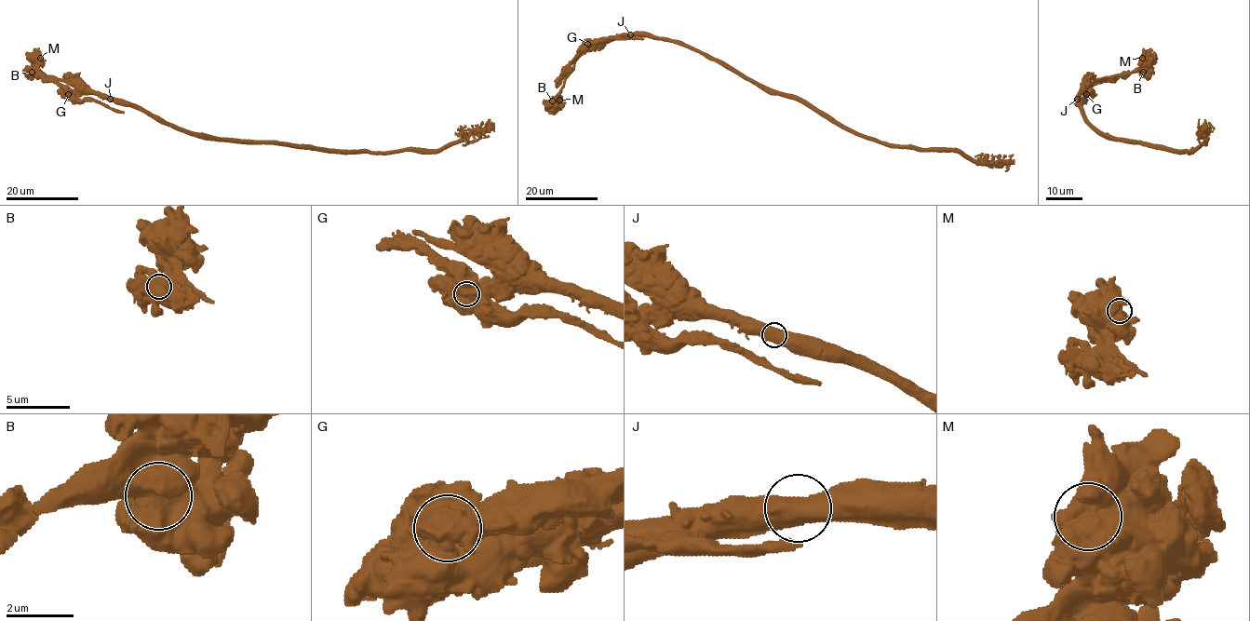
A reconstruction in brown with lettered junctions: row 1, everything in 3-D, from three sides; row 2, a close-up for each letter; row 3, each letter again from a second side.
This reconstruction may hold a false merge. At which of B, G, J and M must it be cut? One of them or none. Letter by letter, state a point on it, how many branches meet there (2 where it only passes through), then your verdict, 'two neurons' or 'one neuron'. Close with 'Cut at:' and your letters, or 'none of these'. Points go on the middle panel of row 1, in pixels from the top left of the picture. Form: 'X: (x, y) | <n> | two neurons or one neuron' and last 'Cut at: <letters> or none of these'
B: (552, 101) | 1 | one neuron
G: (587, 44) | 1 | two neurons
J: (630, 34) | 2 | one neuron
M: (559, 100) | 1 | one neuron
Cut at: G

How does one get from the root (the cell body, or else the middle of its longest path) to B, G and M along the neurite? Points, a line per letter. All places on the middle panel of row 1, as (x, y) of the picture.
B: (601, 42), (596, 42), (576, 60), (564, 87), (552, 101)
G: (601, 42), (588, 43)
M: (601, 42), (596, 42), (576, 60), (574, 70), (557, 96), (559, 100)

